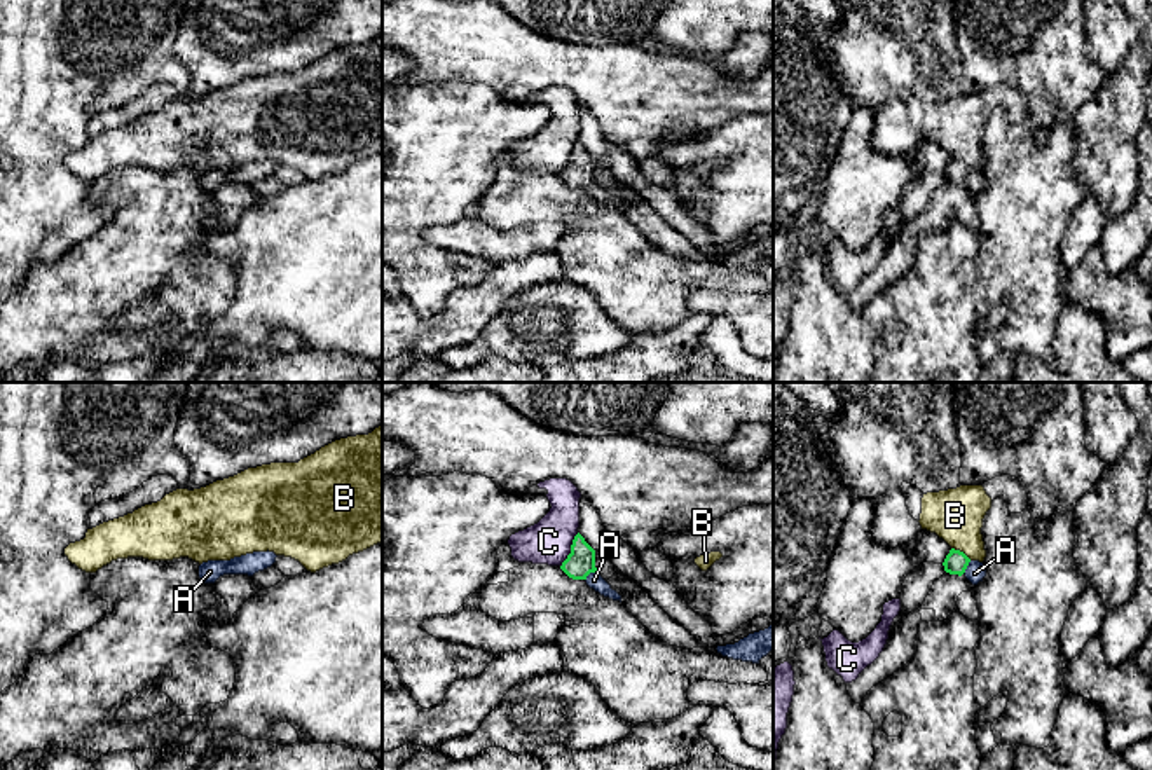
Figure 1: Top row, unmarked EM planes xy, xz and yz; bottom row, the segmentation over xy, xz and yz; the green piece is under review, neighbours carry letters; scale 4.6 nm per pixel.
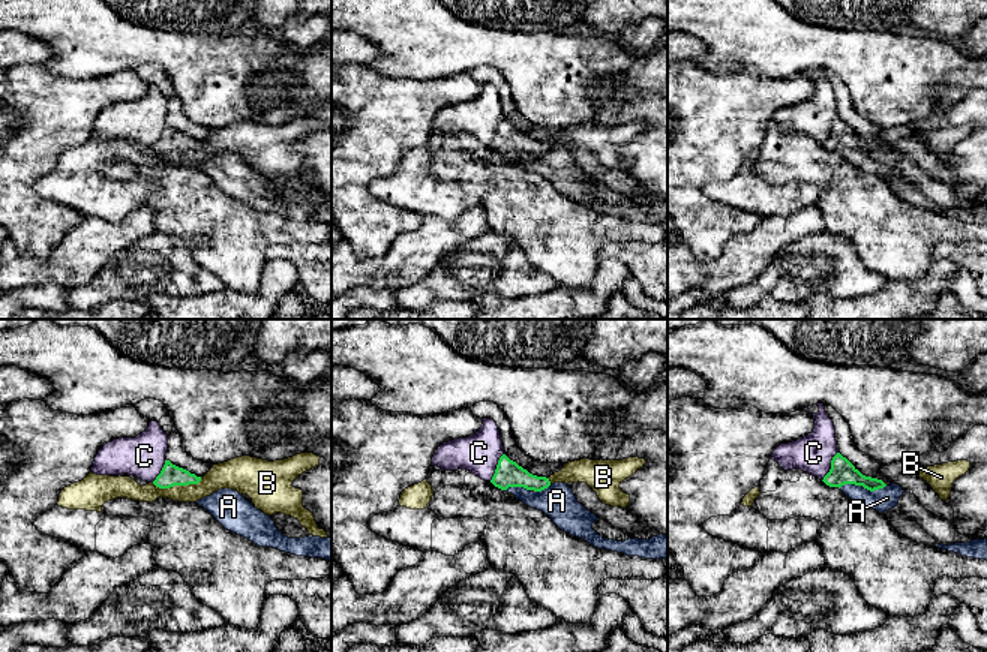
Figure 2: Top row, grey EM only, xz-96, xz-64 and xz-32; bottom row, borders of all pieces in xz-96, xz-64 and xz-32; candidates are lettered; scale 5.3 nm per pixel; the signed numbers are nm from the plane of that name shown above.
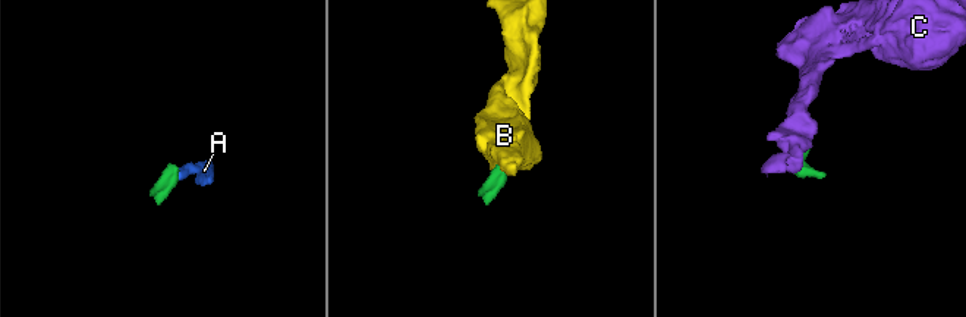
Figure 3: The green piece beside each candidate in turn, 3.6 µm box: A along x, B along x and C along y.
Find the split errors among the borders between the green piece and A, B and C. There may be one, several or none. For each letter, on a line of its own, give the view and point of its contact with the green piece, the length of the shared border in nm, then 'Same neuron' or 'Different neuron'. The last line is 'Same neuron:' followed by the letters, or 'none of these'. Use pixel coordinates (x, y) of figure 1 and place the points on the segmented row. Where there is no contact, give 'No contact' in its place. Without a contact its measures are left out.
A: Touches green at yz (966, 568). Shared border 80 nm. Same neuron
B: Touches green at yz (962, 552). Shared border 110 nm. Different neuron
C: Touches green at xz (571, 550). Shared border 180 nm. Different neuron
Same neuron: A

